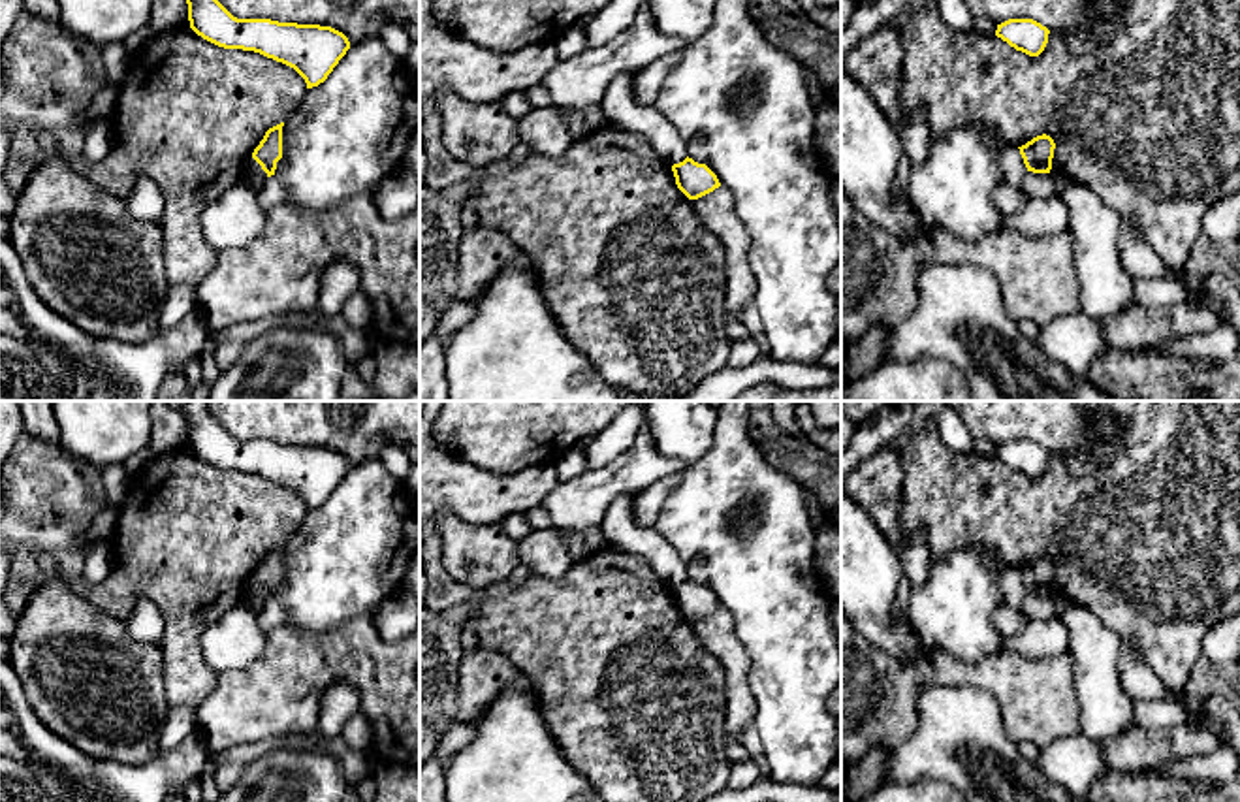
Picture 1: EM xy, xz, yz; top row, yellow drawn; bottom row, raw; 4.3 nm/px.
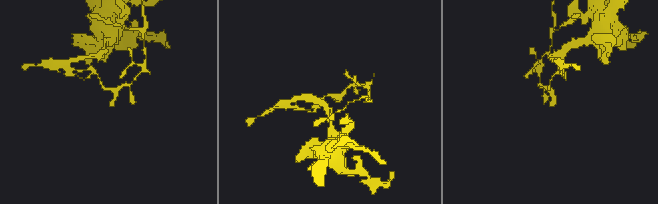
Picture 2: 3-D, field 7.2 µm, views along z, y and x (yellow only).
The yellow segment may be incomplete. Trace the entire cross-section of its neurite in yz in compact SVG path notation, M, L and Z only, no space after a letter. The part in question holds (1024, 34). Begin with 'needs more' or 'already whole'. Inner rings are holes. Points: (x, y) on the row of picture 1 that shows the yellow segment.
already whole | M1009 19L997 24L995 36L1016 51L1039 56L1048 43L1050 30L1033 19Z

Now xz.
already whole | M685 158L672 166L677 188L689 198L698 200L721 186L717 175L706 166L692 158Z

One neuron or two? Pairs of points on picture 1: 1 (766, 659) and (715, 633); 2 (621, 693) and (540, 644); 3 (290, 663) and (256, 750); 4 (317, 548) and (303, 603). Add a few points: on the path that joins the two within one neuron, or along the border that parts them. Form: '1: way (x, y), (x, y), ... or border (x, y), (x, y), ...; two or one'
1: border (723, 609), (747, 656), (753, 691); two
2: way (603, 673), (574, 644), (561, 644); one
3: border (303, 733), (275, 735), (217, 753); two
4: way (317, 561), (317, 590); one

